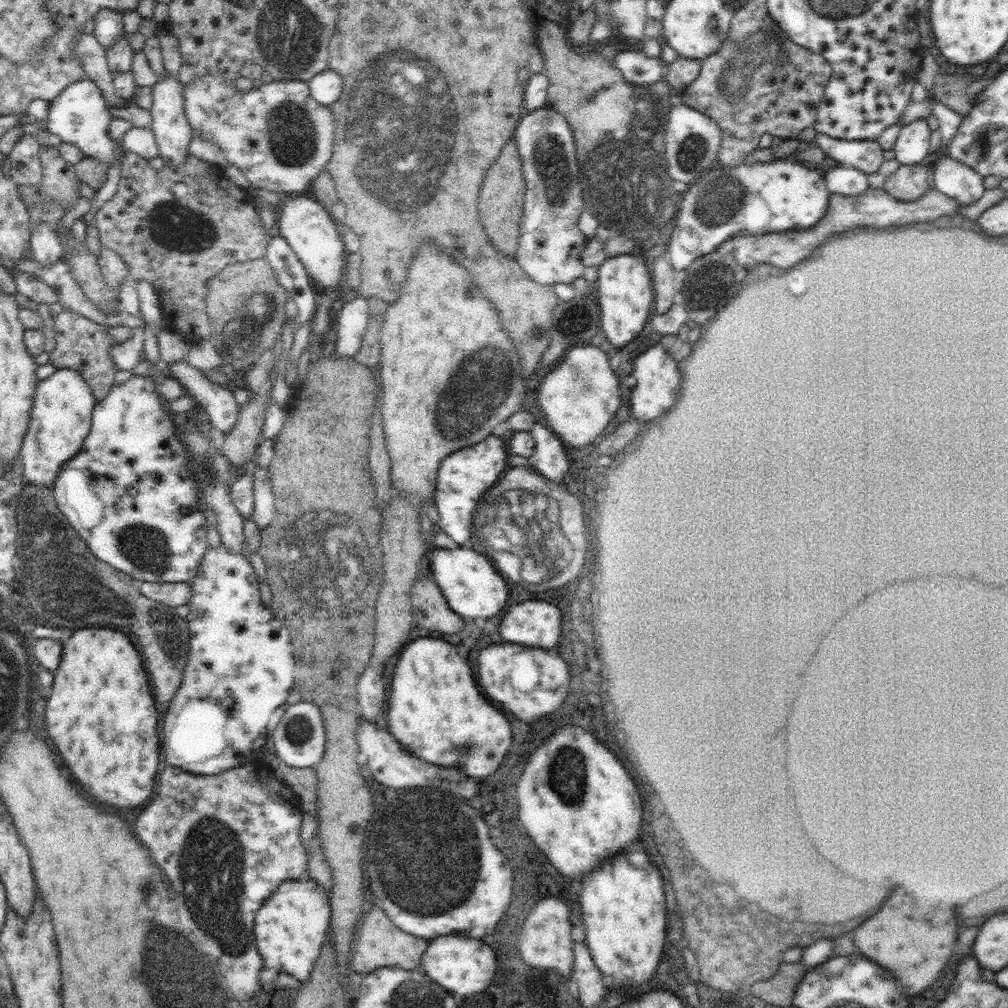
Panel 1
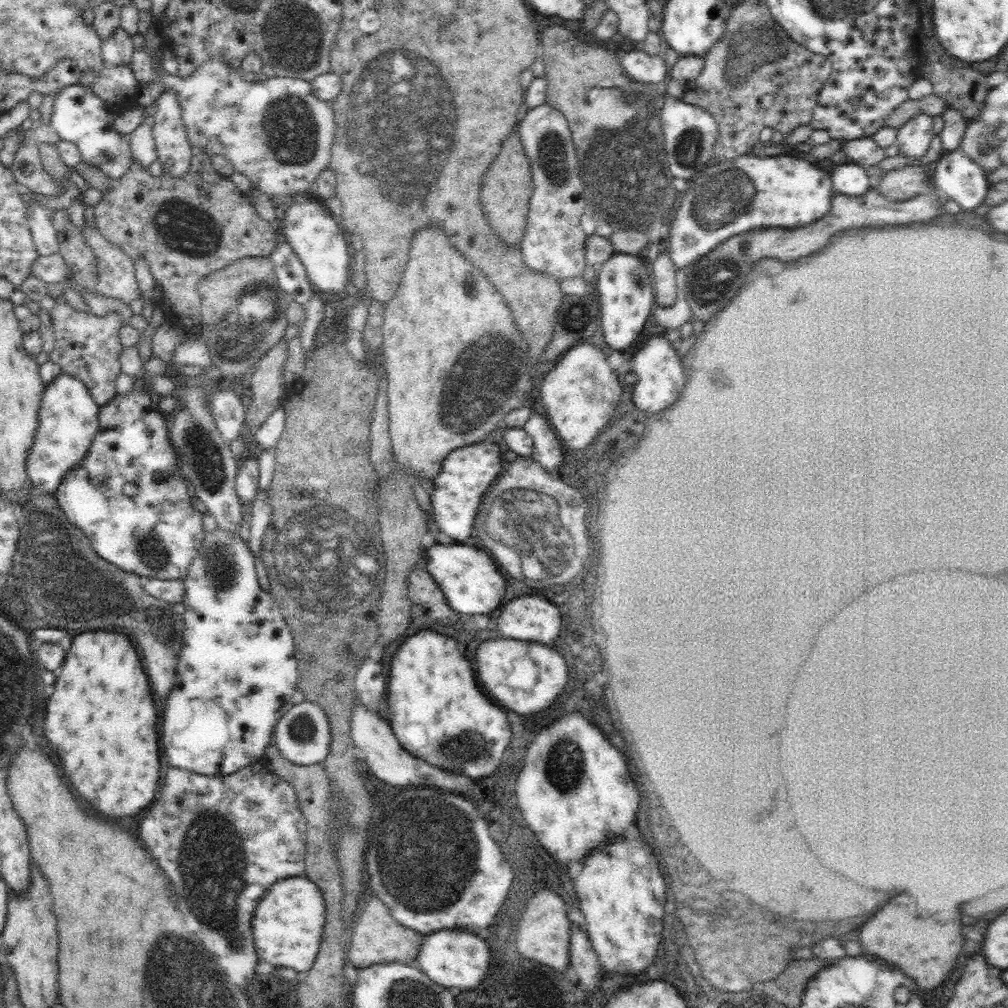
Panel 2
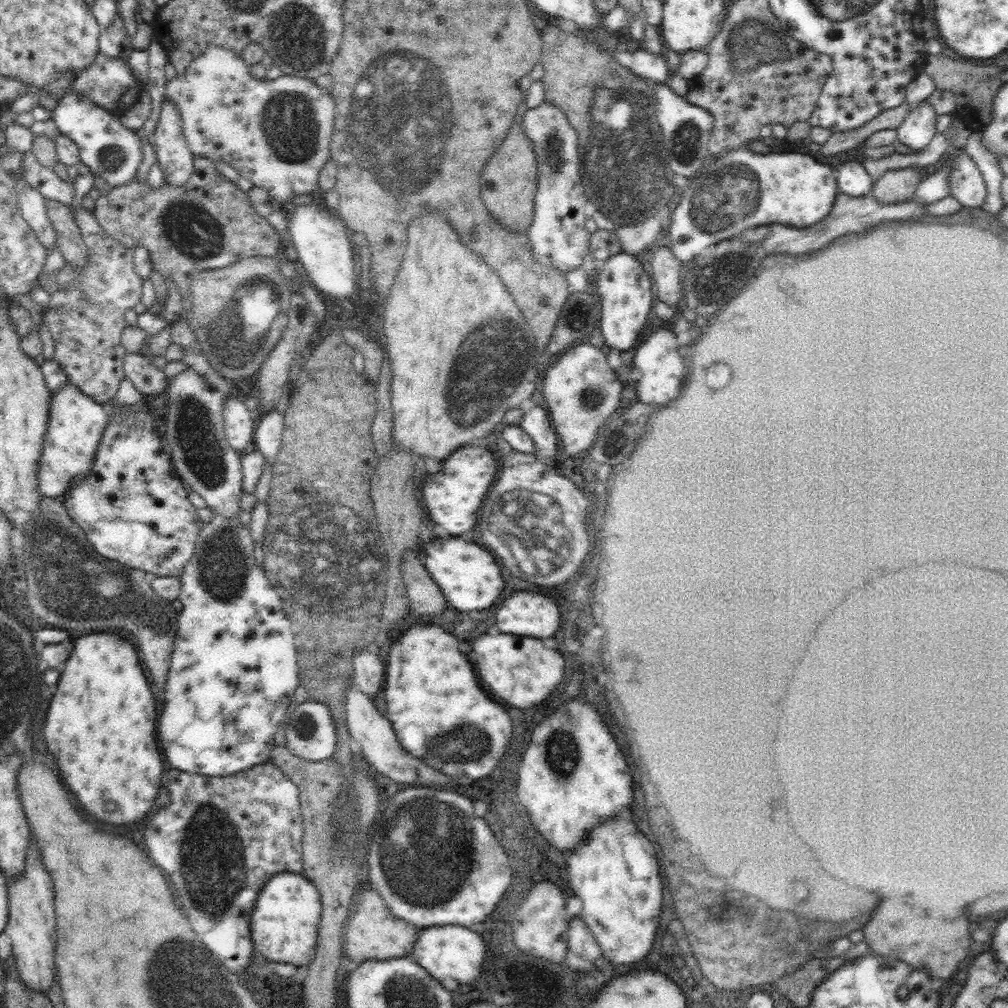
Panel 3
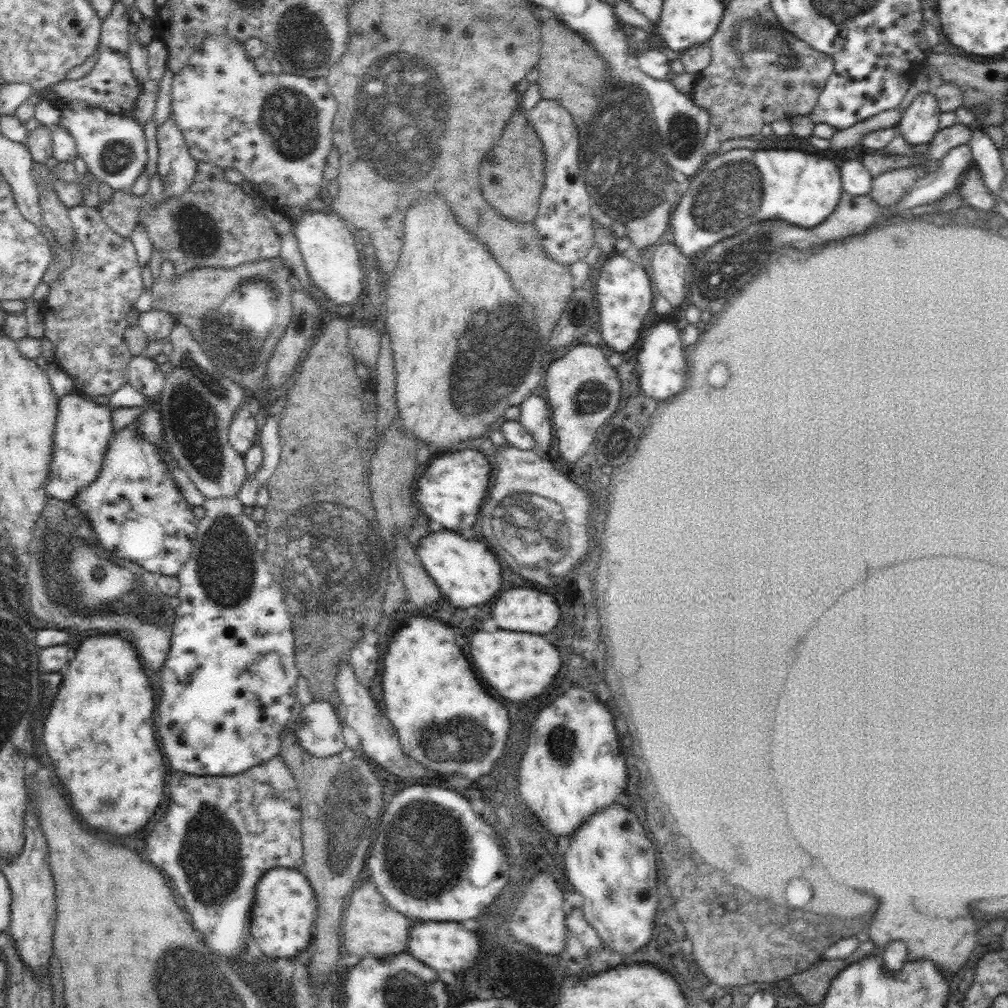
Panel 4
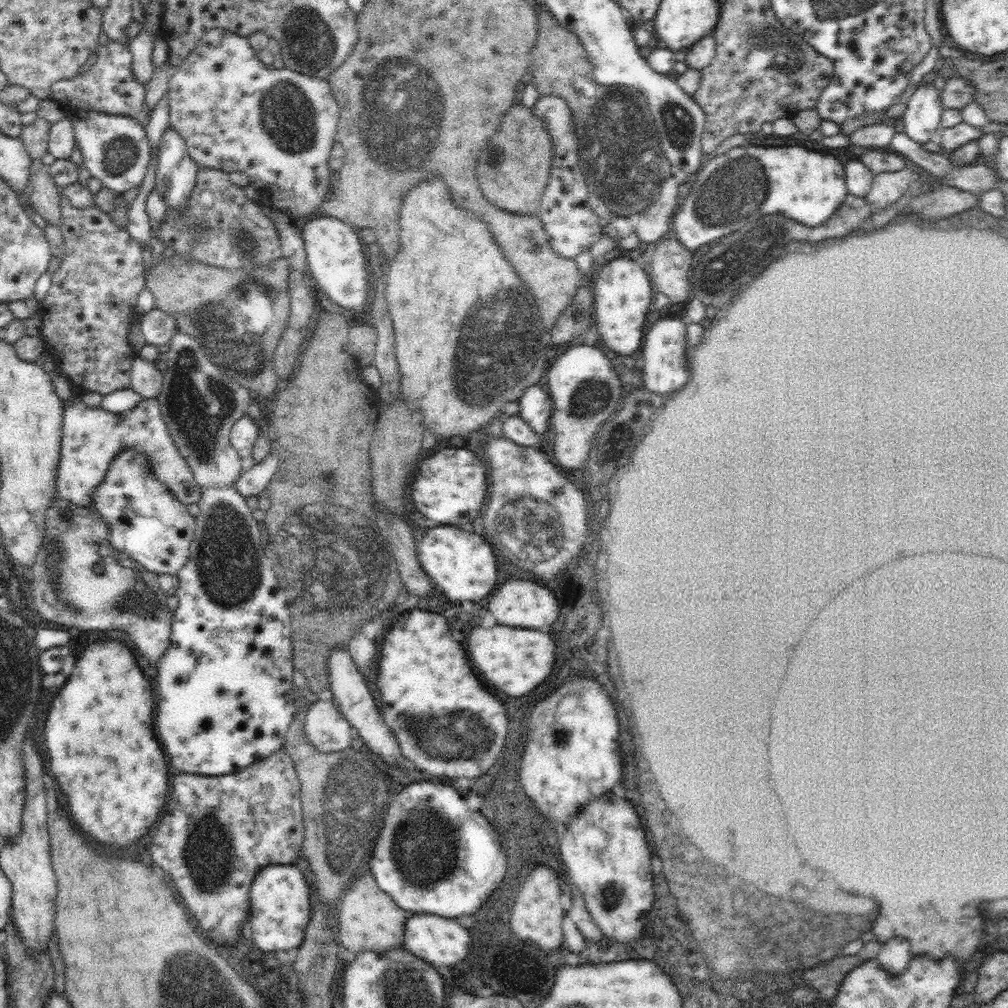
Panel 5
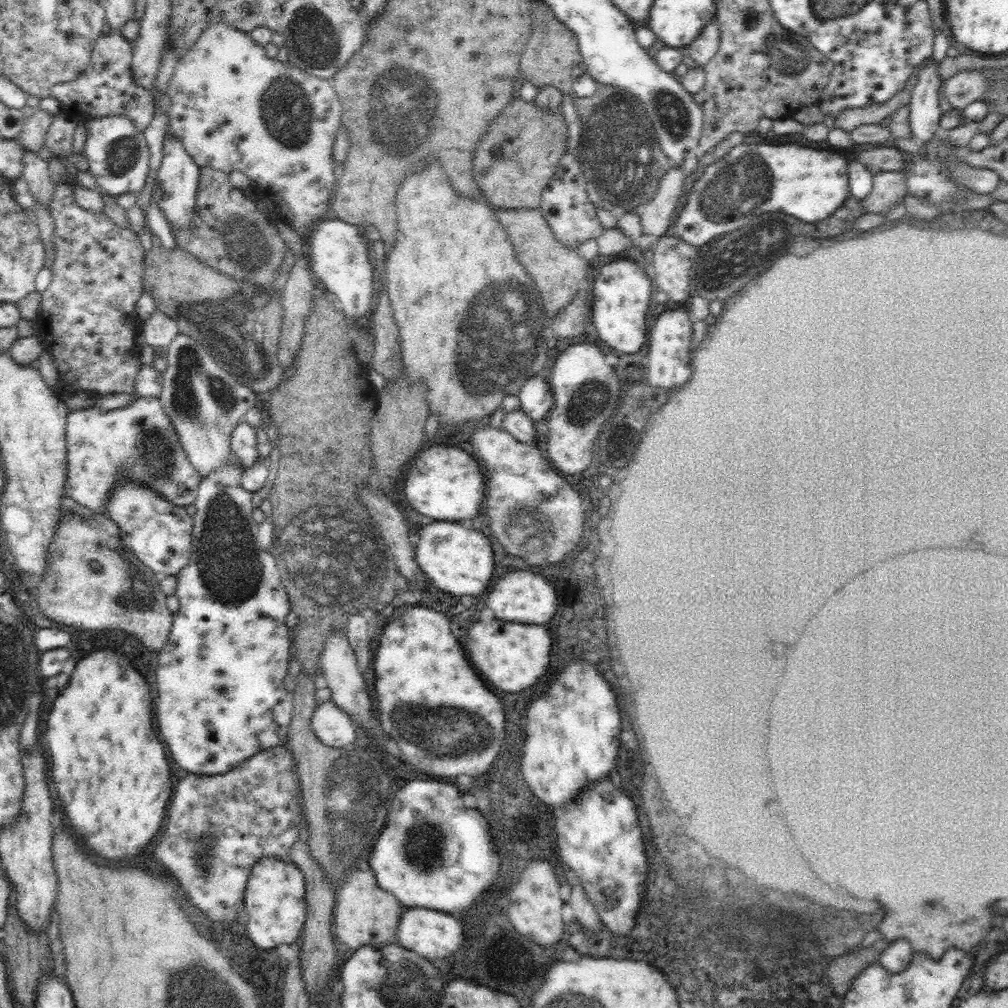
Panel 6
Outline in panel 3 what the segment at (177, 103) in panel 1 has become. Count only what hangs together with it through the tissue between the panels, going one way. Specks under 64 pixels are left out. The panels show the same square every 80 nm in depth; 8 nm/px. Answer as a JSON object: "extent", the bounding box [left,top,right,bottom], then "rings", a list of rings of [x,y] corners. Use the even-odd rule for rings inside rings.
{"extent":[152,97,194,186],"rings":[[[166,97],[152,139],[165,182],[172,186],[188,182],[194,170],[194,155],[181,131],[182,123],[178,107],[170,97]]]}

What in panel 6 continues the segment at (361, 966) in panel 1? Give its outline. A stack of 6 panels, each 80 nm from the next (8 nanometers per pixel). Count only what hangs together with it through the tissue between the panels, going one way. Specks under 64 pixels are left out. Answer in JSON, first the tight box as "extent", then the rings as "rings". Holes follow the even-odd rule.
{"extent":[333,864,404,951],"rings":[[[356,864],[347,871],[336,890],[333,910],[335,936],[355,951],[365,944],[371,944],[376,948],[386,946],[396,942],[398,923],[404,913],[404,906],[398,902],[396,896],[378,886],[374,871],[371,868],[362,870],[359,864]]]}

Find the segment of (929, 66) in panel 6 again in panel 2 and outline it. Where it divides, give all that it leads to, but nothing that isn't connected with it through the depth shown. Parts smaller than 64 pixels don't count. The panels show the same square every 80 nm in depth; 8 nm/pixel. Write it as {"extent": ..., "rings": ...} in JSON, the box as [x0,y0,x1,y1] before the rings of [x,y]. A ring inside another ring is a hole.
{"extent":[896,112,934,158],"rings":[[[919,112],[898,129],[896,144],[908,158],[920,158],[926,154],[934,135],[932,116]]]}

